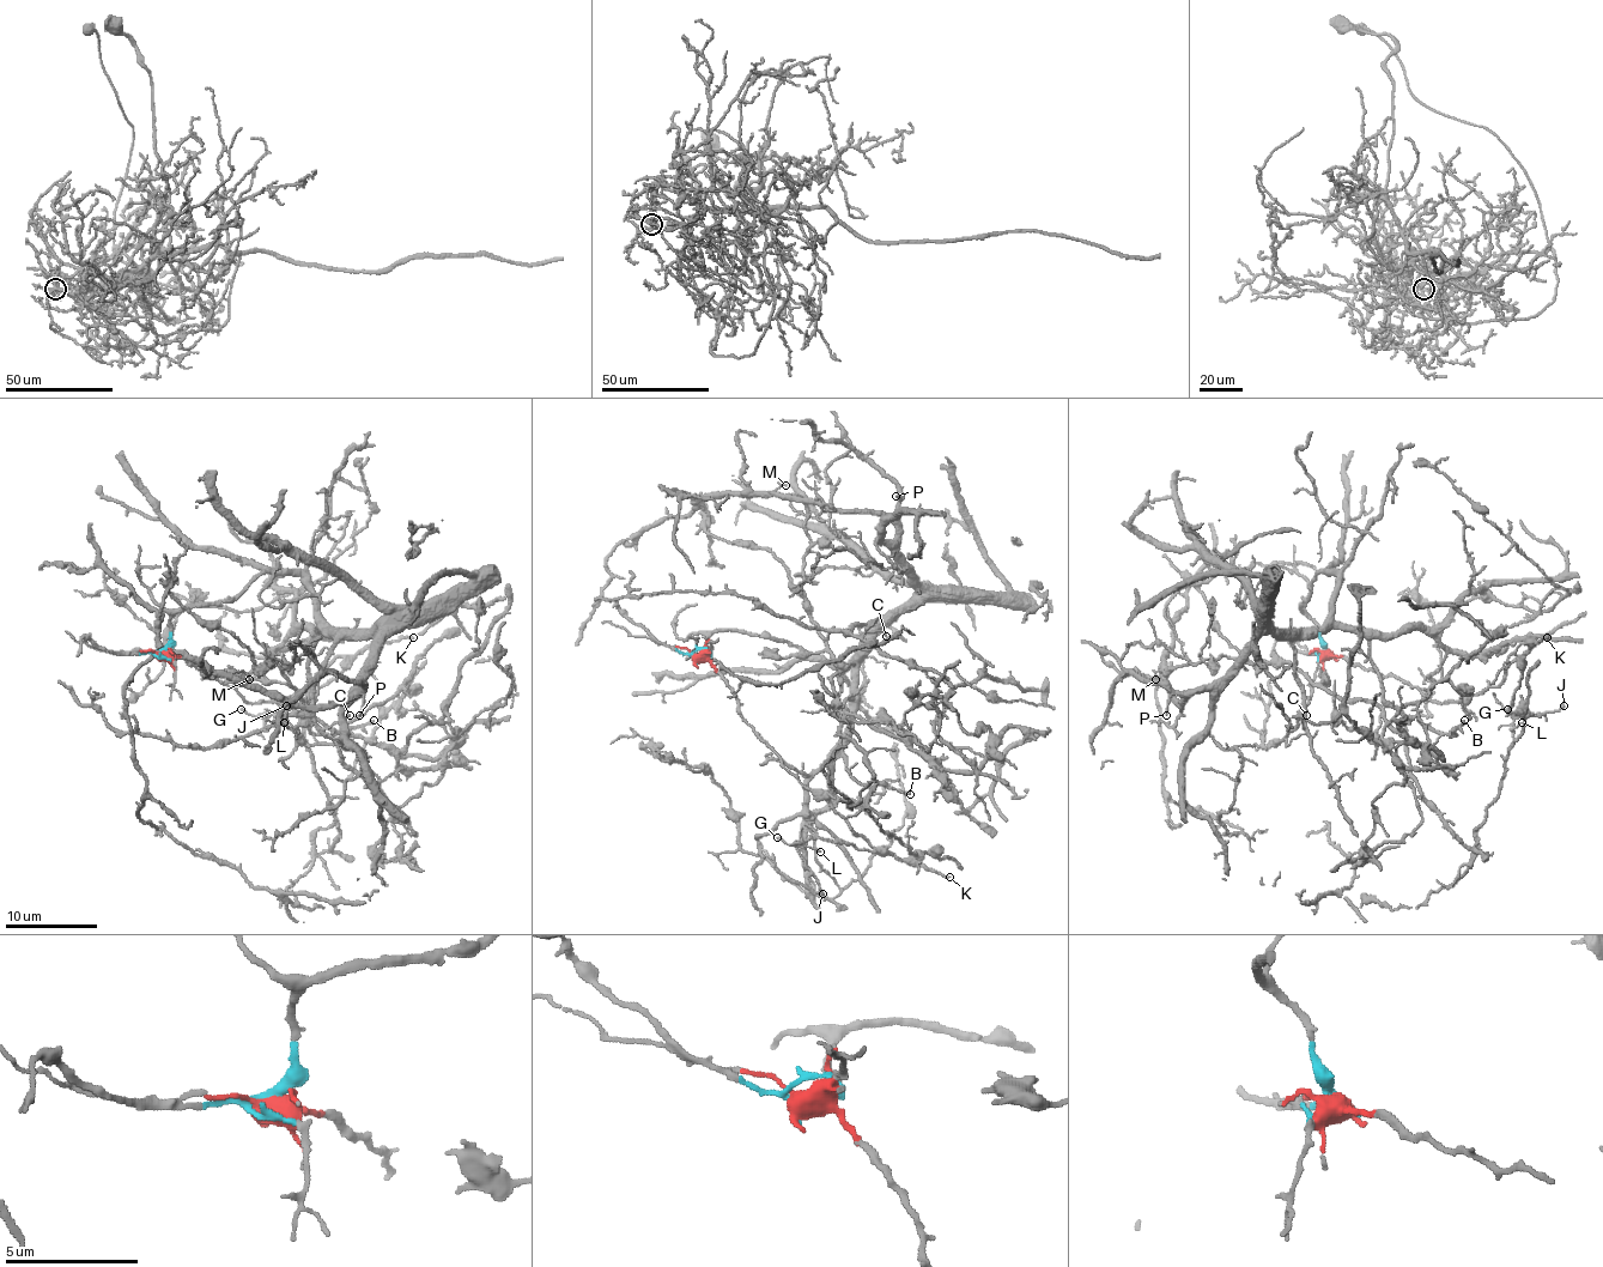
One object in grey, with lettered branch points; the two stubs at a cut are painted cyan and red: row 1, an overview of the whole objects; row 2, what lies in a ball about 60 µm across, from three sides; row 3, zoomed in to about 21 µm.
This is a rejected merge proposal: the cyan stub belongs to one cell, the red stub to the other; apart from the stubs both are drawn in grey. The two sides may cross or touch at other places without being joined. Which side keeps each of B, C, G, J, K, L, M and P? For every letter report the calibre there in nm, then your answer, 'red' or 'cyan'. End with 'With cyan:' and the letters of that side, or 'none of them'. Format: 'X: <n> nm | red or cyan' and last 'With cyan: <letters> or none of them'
B: 220 nm | cyan
C: 110 nm | cyan
G: 120 nm | red
J: 200 nm | red
K: 170 nm | red
L: 80 nm | red
M: 70 nm | cyan
P: 100 nm | cyan
With cyan: B, C, M, P

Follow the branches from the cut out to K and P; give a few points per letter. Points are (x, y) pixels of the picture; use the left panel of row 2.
K: (161, 653), (181, 655), (243, 699), (259, 703), (286, 702), (311, 687), (339, 658), (413, 637)
P: (161, 650), (181, 610), (234, 600), (263, 573), (286, 573), (331, 628), (381, 632), (360, 715)

